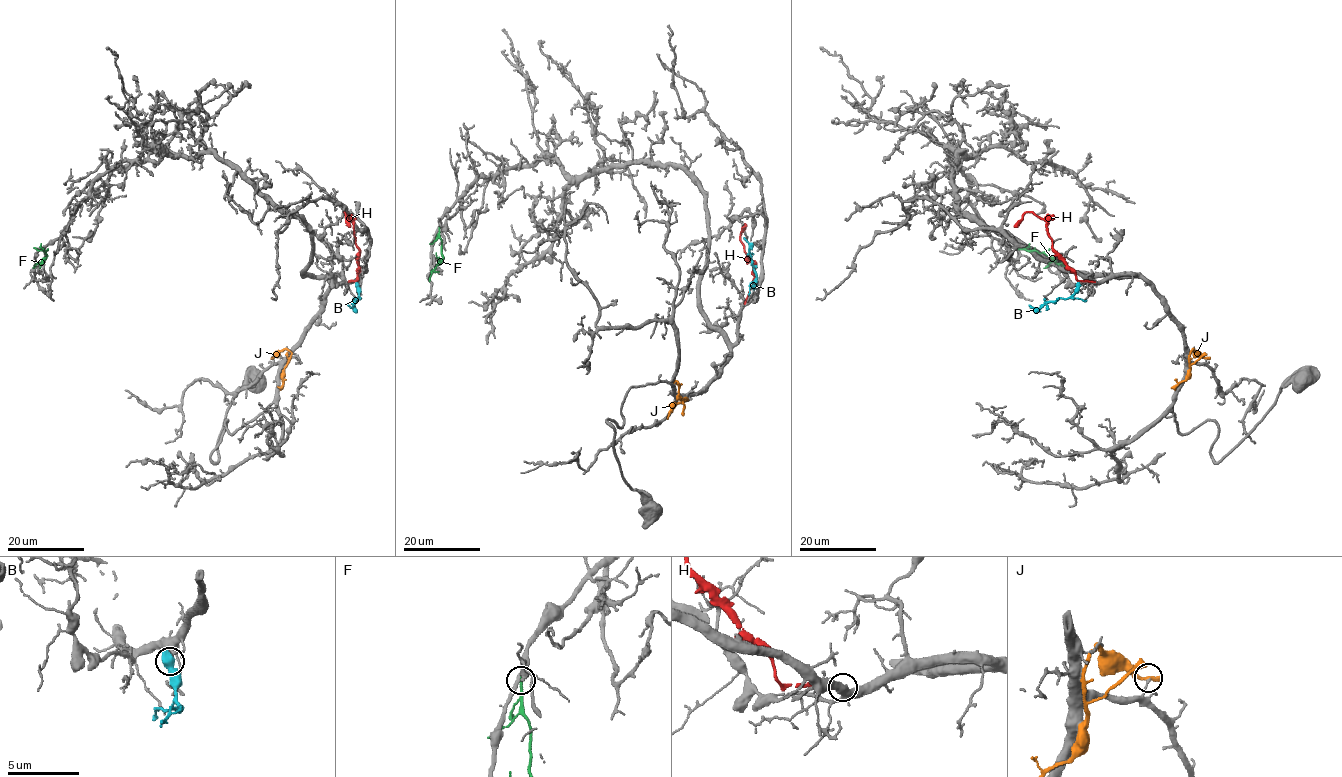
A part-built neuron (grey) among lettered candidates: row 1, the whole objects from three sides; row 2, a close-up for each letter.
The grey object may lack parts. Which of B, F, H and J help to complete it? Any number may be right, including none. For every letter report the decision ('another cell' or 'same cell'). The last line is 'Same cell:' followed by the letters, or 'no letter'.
B: same cell
F: another cell
H: another cell
J: another cell
Same cell: B

